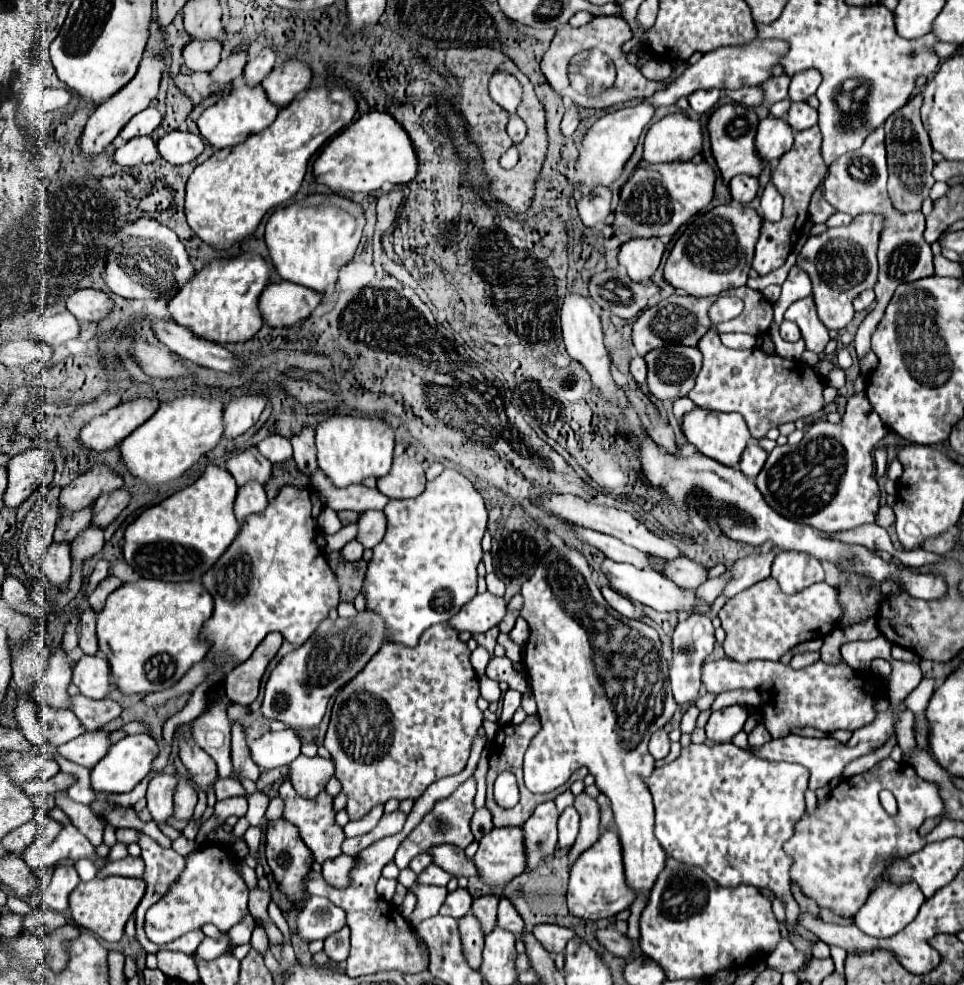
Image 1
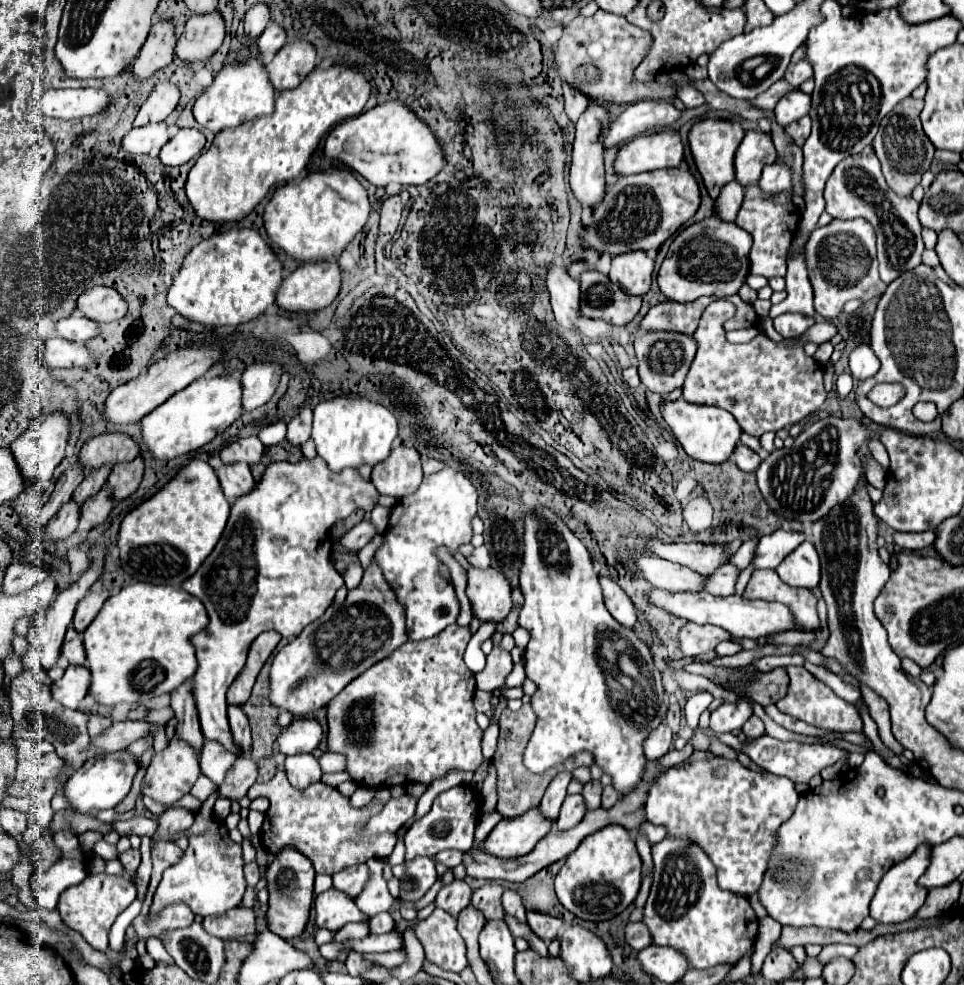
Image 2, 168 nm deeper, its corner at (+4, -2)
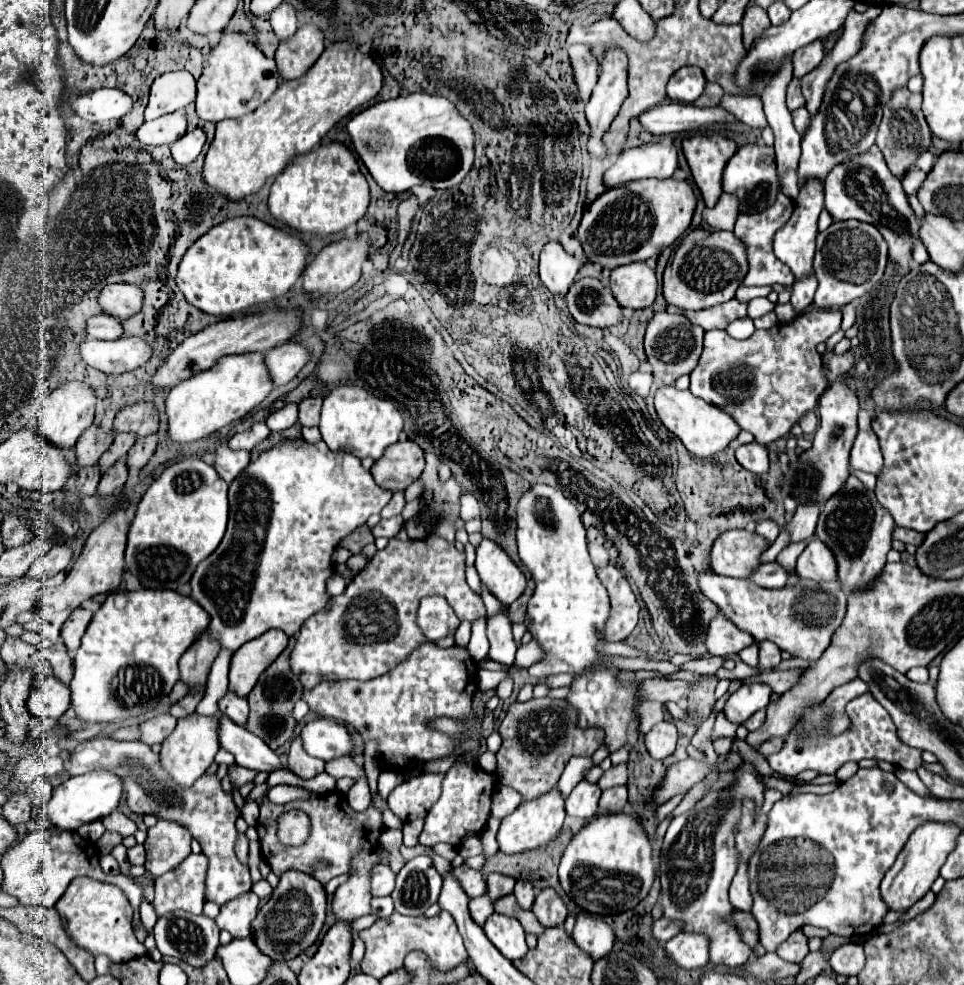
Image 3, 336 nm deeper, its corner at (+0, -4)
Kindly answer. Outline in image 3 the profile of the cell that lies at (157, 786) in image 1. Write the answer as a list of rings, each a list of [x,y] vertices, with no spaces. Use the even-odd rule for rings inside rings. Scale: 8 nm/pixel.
[[[197,712],[179,718],[175,730],[165,738],[161,746],[161,764],[163,768],[183,786],[191,786],[215,760],[219,752],[219,740],[215,738],[215,730],[219,728],[219,716],[201,716]]]

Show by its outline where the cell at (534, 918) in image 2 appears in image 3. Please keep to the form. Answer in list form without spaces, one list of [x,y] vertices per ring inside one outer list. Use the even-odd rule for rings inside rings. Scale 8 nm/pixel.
[[[543,888],[533,904],[533,914],[545,926],[561,926],[567,918],[567,906],[553,888]]]

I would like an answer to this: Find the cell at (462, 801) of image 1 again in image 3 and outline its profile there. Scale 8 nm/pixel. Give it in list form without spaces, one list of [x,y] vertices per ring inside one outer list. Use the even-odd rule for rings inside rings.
[[[455,764],[443,780],[441,798],[437,800],[437,804],[429,810],[425,818],[425,828],[419,836],[419,842],[423,846],[435,846],[437,842],[461,846],[469,836],[479,834],[491,816],[491,796],[495,788],[497,788],[497,778],[485,772],[481,766]]]

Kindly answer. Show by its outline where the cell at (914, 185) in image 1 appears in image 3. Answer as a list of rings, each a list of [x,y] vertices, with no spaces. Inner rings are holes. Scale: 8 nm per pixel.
[[[903,88],[903,90],[895,90],[891,102],[887,102],[887,106],[883,108],[883,120],[879,124],[875,144],[883,152],[885,162],[895,176],[903,176],[905,170],[915,164],[917,156],[931,146],[931,130],[925,122],[921,102],[923,102],[921,94],[913,94],[907,88]]]

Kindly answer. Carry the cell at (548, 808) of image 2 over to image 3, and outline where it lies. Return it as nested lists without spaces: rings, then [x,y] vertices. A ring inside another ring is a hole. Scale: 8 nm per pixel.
[[[575,756],[569,760],[569,764],[565,766],[557,788],[561,790],[563,796],[569,796],[571,790],[579,784],[579,780],[585,778],[585,770],[589,772],[593,768],[593,760],[591,758],[583,758],[583,756]]]

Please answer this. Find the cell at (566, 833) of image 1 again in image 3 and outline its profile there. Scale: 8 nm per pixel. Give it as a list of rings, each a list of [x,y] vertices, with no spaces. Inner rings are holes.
[[[581,780],[573,792],[565,798],[565,810],[569,816],[579,816],[583,820],[591,818],[599,808],[597,808],[597,802],[599,802],[599,796],[601,796],[601,790],[595,782],[587,782],[587,780]]]

